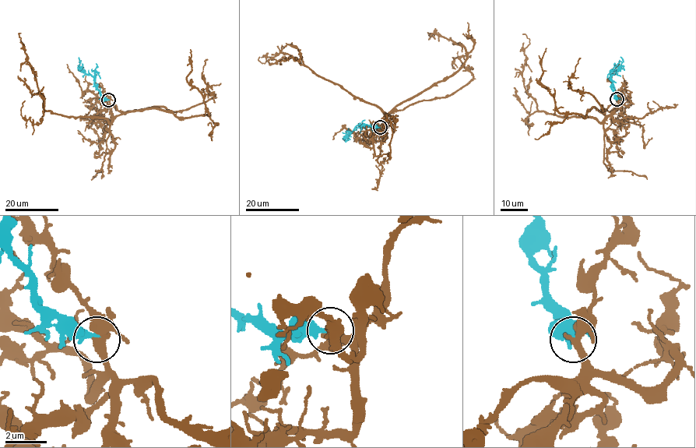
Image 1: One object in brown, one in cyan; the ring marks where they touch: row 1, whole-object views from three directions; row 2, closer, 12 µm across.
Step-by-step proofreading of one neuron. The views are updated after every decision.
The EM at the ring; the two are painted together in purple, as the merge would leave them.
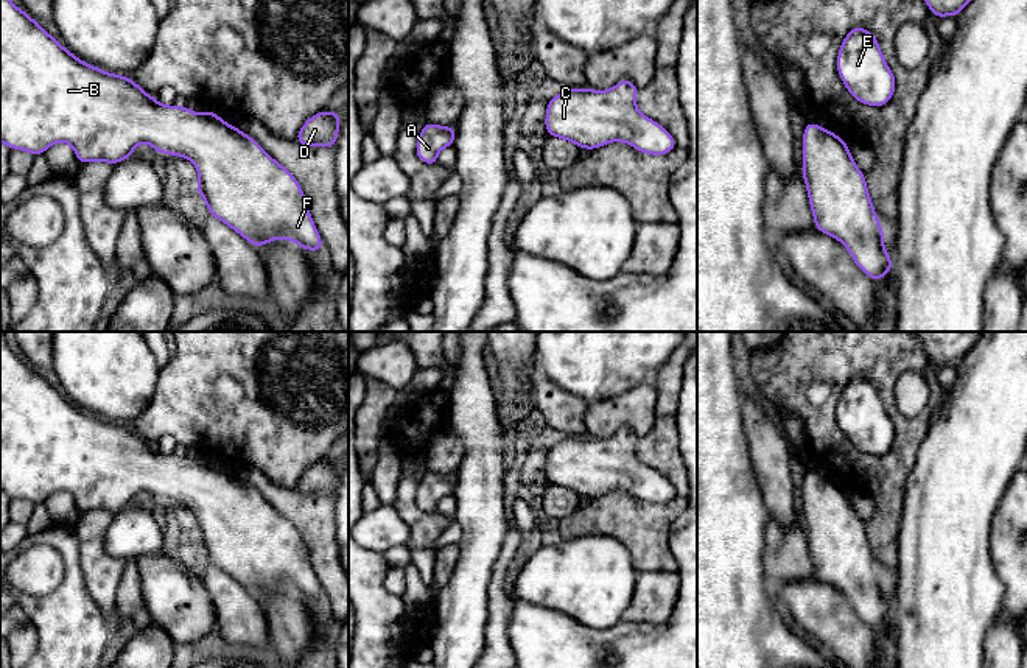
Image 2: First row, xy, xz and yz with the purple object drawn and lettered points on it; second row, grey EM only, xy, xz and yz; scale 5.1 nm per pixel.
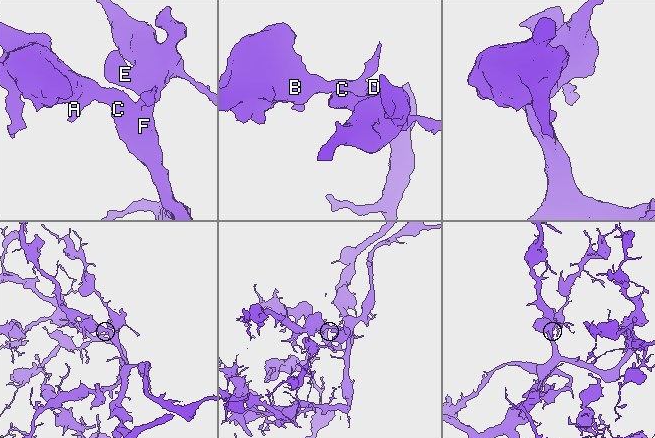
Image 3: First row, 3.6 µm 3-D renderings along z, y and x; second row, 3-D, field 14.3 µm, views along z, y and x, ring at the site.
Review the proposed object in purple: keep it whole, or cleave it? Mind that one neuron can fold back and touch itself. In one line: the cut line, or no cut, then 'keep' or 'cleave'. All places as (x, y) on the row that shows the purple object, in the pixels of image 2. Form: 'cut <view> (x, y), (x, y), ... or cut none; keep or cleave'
cut none; keep

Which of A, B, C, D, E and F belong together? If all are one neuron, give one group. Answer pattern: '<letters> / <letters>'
A B C D E F

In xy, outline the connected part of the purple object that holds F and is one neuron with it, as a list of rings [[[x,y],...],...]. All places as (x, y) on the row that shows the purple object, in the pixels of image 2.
[[[0,0],[0,142],[9,149],[45,154],[54,143],[68,143],[78,162],[107,162],[117,165],[129,159],[138,143],[148,143],[157,154],[188,159],[198,170],[195,190],[205,201],[209,215],[215,216],[255,248],[283,238],[303,251],[321,252],[322,237],[311,218],[308,199],[294,174],[271,157],[249,134],[226,123],[221,115],[193,112],[187,106],[160,104],[132,78],[104,72],[81,61],[45,31],[26,11],[11,0]]]

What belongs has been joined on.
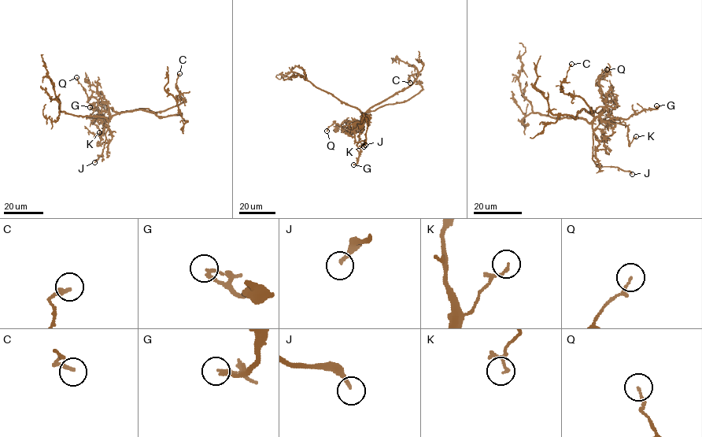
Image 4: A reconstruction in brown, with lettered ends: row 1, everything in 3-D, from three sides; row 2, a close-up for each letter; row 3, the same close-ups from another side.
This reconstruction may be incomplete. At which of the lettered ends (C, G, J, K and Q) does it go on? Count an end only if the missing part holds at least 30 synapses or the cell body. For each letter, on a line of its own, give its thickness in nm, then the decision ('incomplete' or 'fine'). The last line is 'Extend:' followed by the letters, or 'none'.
C: 200 nm | fine
G: 220 nm | fine
J: 190 nm | incomplete
K: 120 nm | fine
Q: 140 nm | fine
Extend: J

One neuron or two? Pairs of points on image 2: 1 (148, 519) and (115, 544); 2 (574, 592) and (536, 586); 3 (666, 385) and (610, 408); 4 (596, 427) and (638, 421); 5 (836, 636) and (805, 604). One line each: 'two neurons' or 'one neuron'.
1: one neuron
2: one neuron
3: two neurons
4: one neuron
5: one neuron

